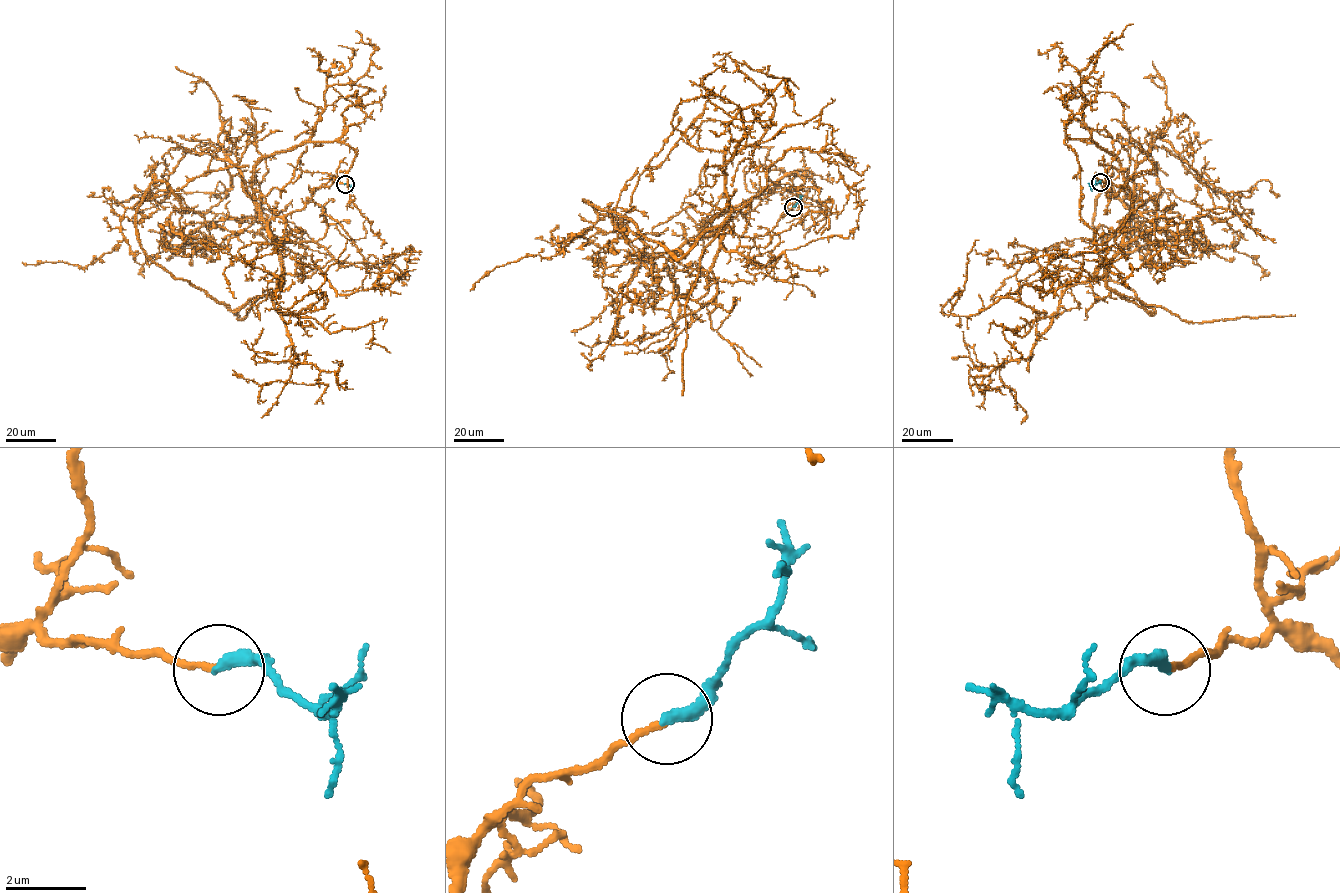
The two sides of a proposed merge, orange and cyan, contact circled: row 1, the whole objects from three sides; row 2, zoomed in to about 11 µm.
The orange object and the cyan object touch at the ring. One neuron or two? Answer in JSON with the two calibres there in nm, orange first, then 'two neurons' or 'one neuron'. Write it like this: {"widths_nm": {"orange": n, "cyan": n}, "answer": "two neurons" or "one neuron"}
{"widths_nm": {"orange": 140, "cyan": 360}, "answer": "one neuron"}

